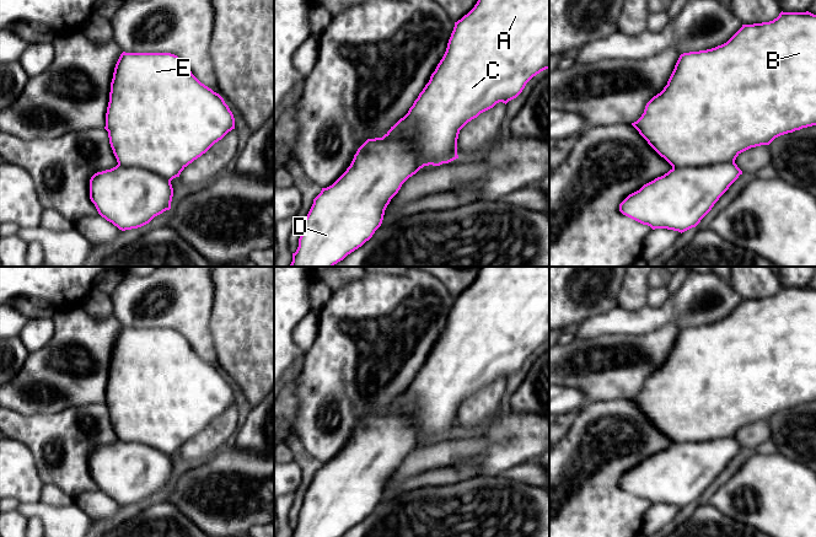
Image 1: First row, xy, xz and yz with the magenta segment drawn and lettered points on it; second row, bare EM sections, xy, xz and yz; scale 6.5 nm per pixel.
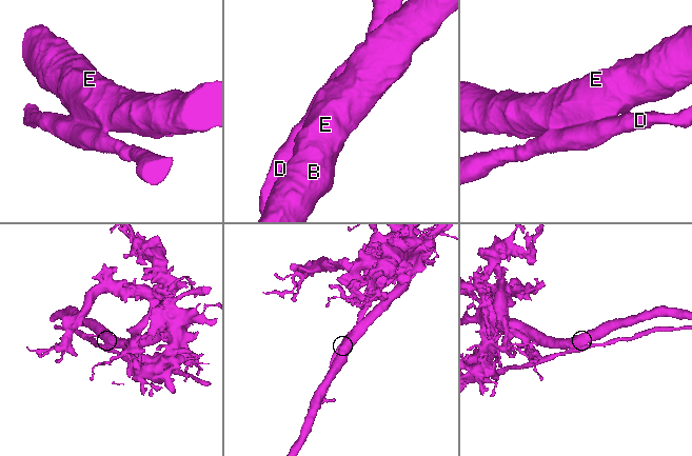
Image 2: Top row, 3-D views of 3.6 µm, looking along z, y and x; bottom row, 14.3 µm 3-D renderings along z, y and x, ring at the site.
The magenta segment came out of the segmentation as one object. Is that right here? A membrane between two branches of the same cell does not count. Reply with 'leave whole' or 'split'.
split

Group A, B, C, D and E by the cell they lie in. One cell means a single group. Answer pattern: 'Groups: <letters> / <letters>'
Groups: A B C E / D

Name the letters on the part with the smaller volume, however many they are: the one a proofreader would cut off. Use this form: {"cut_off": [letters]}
{"cut_off": ["D"]}

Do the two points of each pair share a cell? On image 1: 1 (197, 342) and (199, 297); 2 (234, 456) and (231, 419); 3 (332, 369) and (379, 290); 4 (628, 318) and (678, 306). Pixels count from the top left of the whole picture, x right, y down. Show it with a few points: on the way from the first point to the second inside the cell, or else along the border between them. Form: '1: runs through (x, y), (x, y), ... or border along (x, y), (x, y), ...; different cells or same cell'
1: runs through (197, 331), (197, 309); same cell
2: border along (223, 447), (210, 457), (198, 462); different cells
3: runs through (334, 345), (336, 317), (344, 313), (355, 313); same cell
4: runs through (640, 318), (654, 318), (666, 313); same cell

